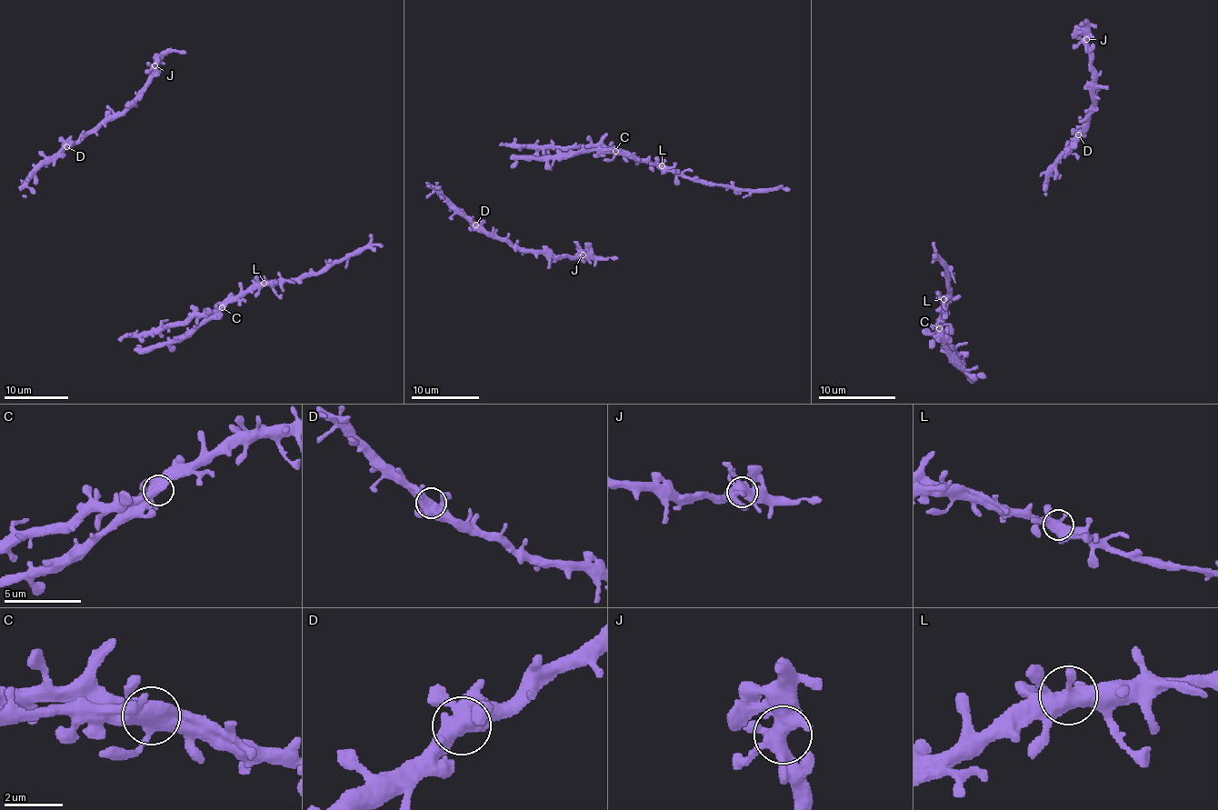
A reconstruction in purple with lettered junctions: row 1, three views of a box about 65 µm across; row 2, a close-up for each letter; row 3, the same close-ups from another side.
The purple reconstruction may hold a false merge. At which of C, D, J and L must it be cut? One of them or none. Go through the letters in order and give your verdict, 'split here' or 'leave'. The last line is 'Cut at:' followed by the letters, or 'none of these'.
C: leave
D: leave
J: leave
L: leave
Cut at: none of these

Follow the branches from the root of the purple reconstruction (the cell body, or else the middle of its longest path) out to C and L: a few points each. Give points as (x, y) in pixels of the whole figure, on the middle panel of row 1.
C: (504, 145), (612, 147), (615, 151)
L: (504, 145), (617, 147), (634, 157), (662, 165)

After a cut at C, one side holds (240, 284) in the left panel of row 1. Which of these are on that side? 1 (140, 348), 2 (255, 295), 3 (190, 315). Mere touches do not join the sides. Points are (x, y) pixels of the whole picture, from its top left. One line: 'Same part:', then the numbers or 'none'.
Same part: 1, 2

